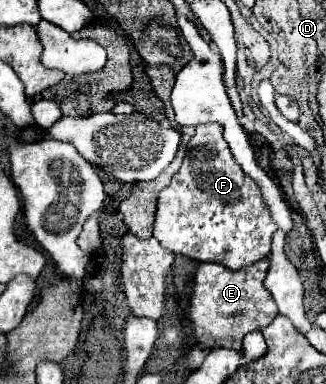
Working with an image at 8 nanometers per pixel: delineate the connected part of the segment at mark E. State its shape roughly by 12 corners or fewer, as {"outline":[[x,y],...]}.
{"outline":[[268,260],[242,270],[204,262],[190,322],[208,348],[242,348],[278,308]]}

